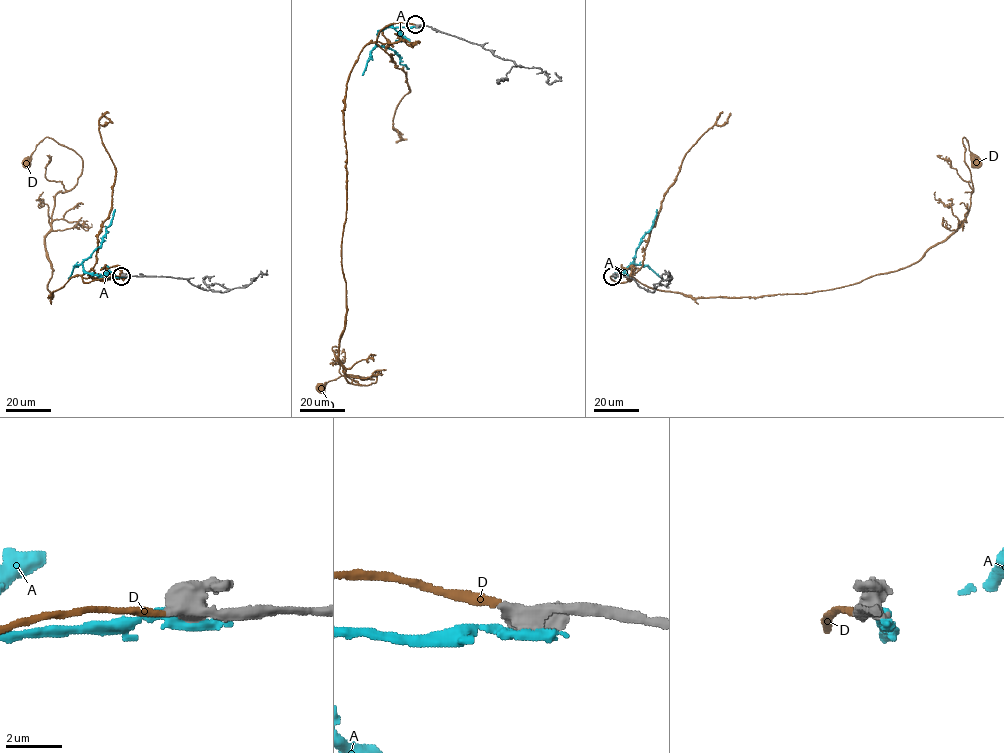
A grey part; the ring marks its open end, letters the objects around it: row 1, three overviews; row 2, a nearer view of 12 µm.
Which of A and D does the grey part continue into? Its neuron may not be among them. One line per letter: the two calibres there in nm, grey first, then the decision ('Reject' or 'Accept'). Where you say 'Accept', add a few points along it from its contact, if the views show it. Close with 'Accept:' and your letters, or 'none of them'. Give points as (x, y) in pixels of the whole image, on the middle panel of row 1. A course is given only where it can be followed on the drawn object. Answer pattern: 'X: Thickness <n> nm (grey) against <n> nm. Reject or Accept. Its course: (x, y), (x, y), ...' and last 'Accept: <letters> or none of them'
A: Thickness 400 nm (grey) against 360 nm. Reject
D: Thickness 550 nm (grey) against 280 nm. Accept. Its course: (415, 24), (387, 25), (368, 43), (343, 110), (338, 361), (349, 383), (376, 381), (346, 374), (320, 388)
Accept: D

